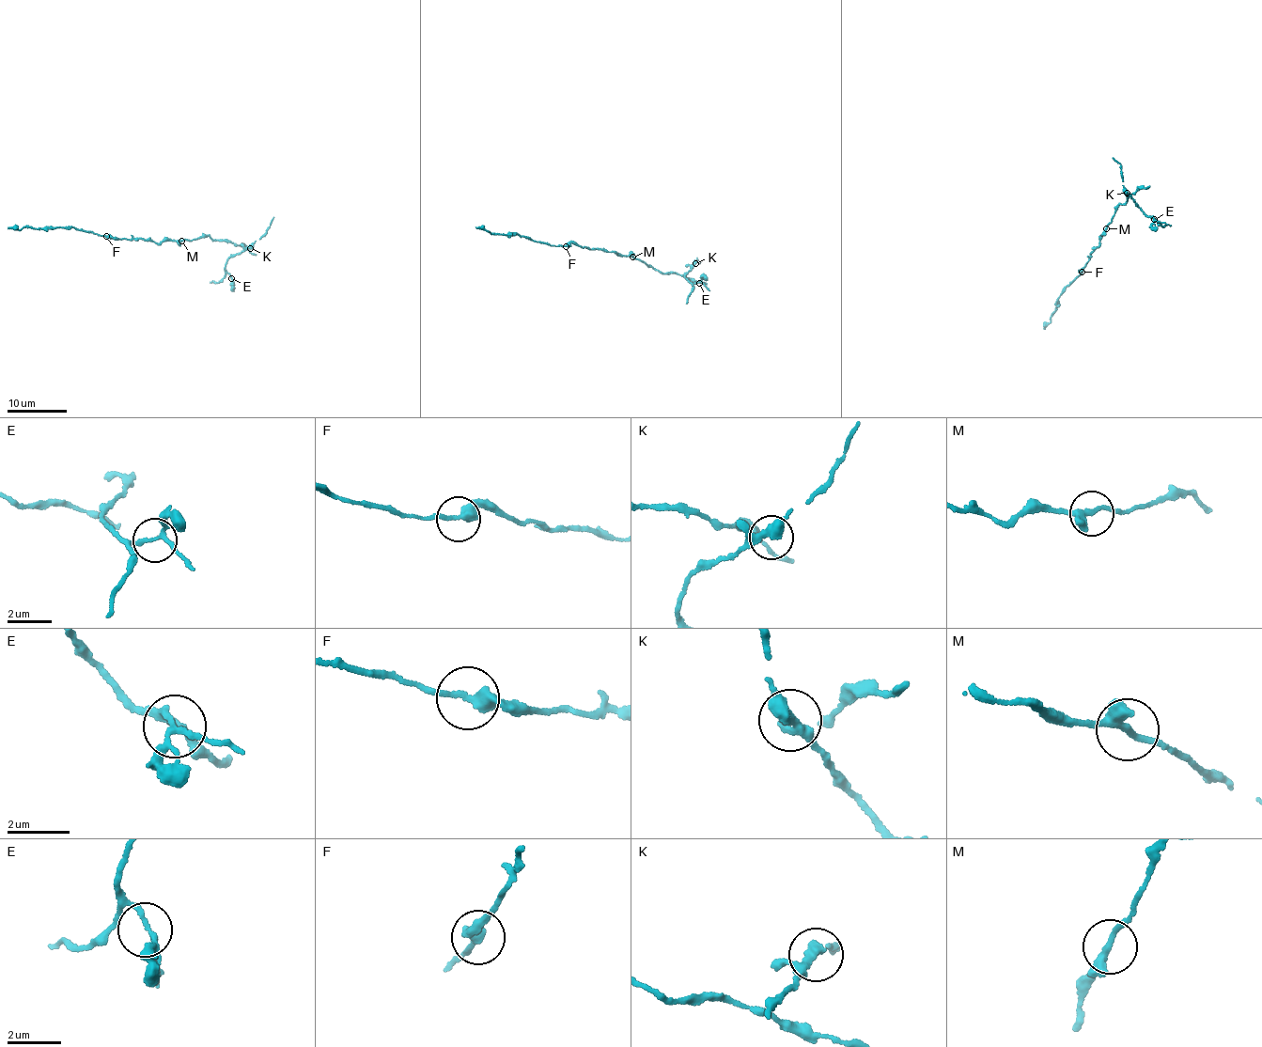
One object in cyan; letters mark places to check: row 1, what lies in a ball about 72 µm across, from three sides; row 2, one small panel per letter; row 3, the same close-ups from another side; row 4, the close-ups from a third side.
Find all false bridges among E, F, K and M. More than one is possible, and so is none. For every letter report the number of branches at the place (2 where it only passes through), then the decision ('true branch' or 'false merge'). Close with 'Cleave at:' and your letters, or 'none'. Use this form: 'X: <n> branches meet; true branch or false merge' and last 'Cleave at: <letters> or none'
E: 4 branches meet; true branch
F: 2 branches meet; true branch
K: 3 branches meet; true branch
M: 3 branches meet; true branch
Cleave at: none

